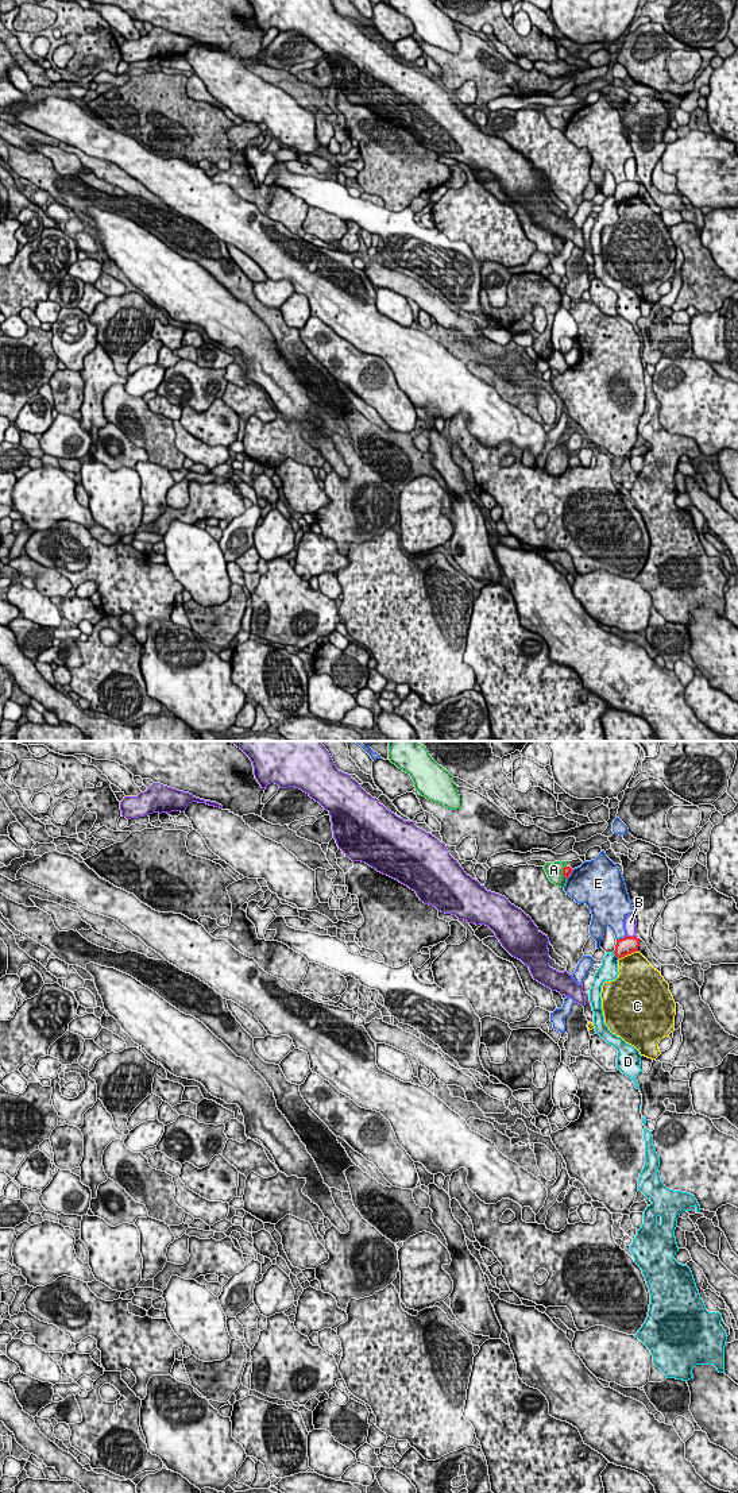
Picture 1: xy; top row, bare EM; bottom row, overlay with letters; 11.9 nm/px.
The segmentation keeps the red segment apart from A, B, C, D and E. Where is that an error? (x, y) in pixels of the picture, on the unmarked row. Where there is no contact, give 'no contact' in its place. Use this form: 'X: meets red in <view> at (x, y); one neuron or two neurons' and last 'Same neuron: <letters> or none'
A: meets red in xy at (563, 116); two neurons
B: meets red in xy at (632, 181); two neurons
C: meets red in xy at (628, 197); two neurons
D: meets red in xy at (615, 199); two neurons
E: meets red in xy at (621, 182); two neurons
Same neuron: none

